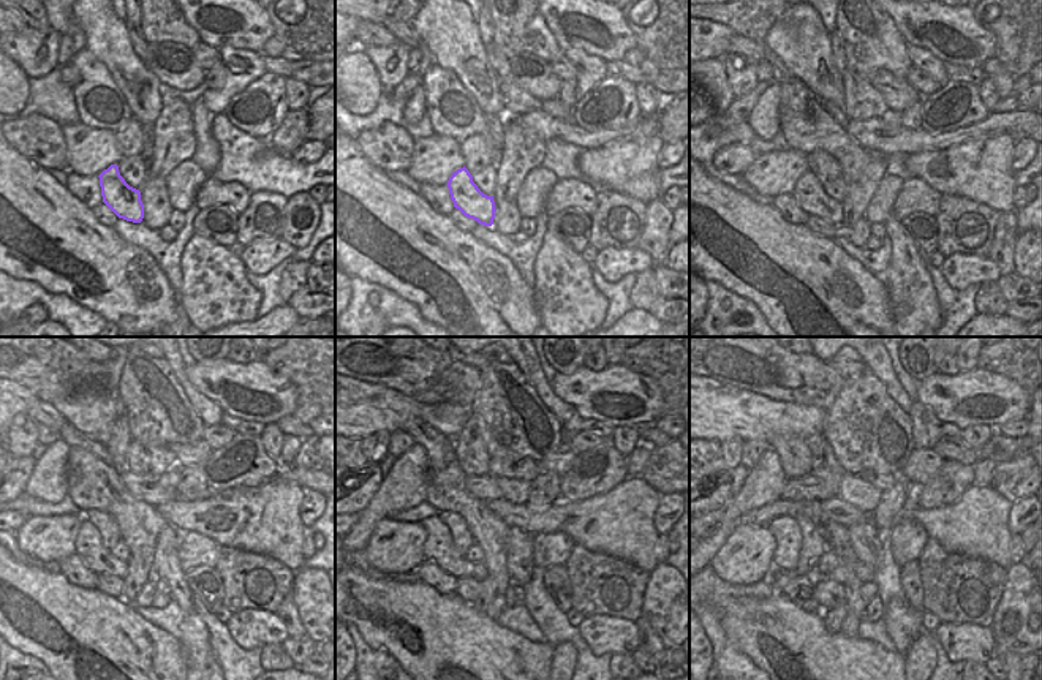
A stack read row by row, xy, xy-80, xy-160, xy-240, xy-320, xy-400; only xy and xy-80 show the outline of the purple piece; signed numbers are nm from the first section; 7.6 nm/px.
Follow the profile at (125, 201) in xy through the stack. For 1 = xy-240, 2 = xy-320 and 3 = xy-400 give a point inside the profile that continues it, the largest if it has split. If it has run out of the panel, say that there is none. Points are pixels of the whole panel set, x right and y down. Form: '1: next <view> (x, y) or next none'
1: next xy-240 (89, 547)
2: next xy-320 (438, 547)
3: next xy-400 (786, 530)

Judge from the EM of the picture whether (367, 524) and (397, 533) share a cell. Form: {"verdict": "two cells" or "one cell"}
{"verdict": "two cells"}

